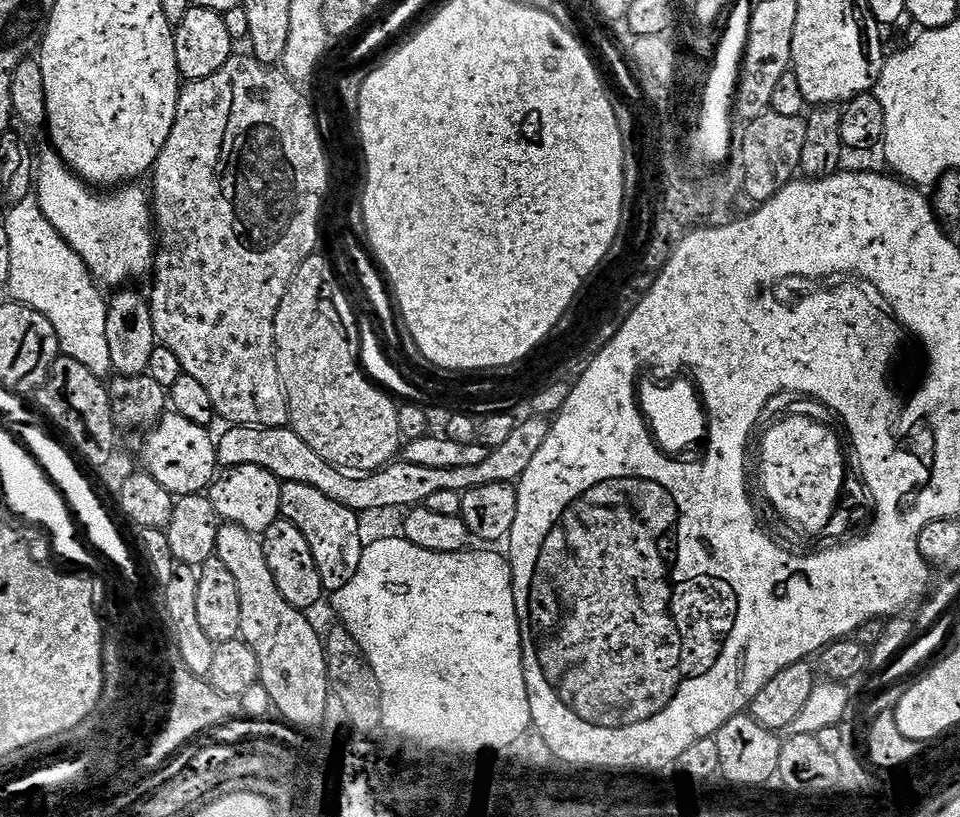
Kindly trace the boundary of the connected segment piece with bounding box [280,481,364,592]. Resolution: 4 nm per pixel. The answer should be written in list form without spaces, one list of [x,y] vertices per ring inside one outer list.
[[[298,481],[287,482],[281,487],[280,511],[283,519],[298,526],[306,538],[325,591],[339,592],[343,589],[357,572],[364,549],[357,513],[329,493],[312,488],[308,482]]]

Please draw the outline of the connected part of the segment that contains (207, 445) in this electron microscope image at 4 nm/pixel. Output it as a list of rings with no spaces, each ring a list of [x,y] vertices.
[[[164,418],[158,427],[151,429],[142,448],[142,458],[152,464],[147,473],[155,479],[160,488],[177,497],[194,496],[211,488],[218,475],[217,441],[212,440],[209,430],[203,424],[191,424],[179,418]]]

